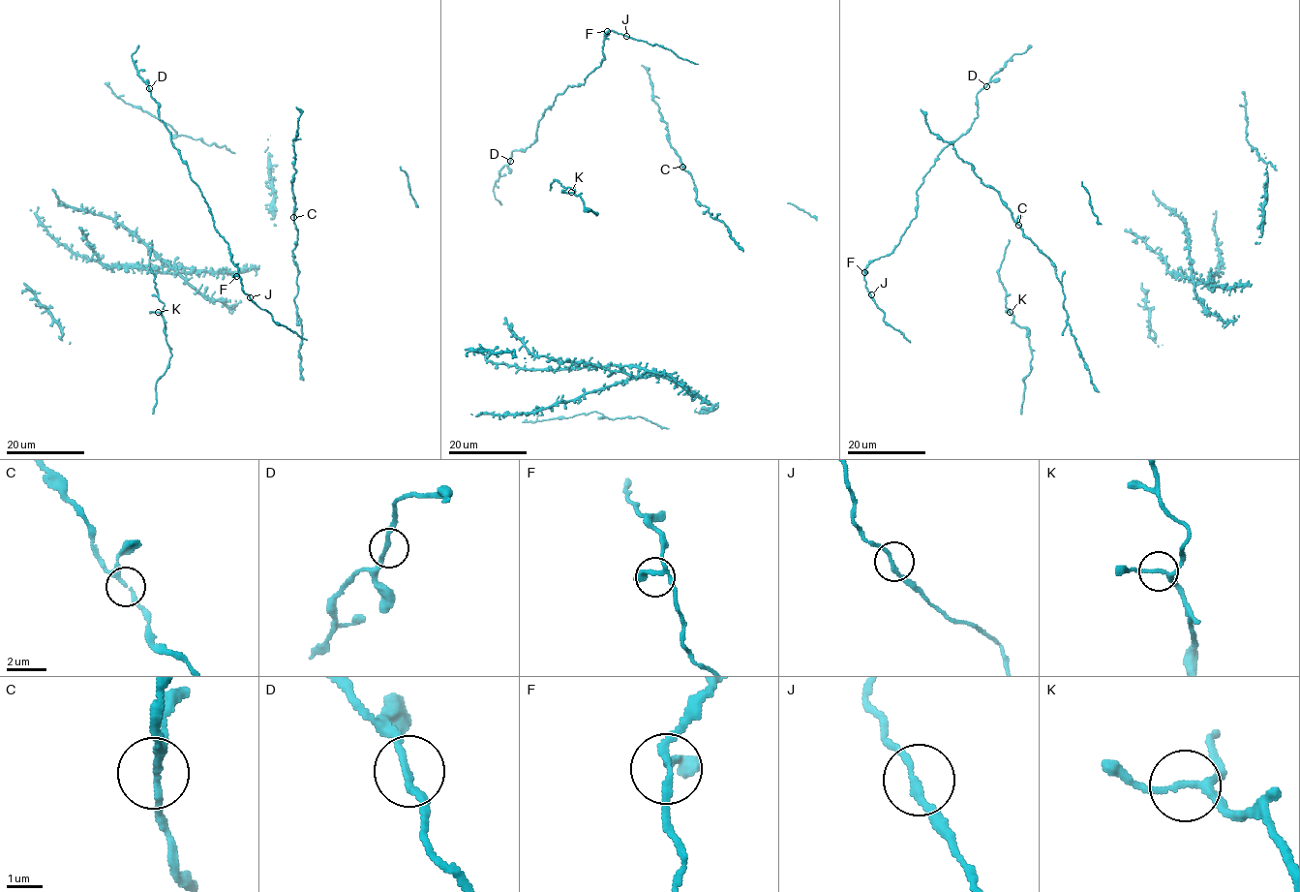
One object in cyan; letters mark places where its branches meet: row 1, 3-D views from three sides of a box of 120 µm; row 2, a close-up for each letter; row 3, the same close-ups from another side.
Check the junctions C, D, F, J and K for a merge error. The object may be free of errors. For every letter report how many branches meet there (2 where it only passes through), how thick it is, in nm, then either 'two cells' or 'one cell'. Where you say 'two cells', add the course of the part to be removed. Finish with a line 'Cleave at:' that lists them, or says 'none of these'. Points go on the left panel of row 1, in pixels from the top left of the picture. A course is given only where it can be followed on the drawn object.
C: branches 3; calibre 170 nm; one cell
D: branches 2; calibre 170 nm; one cell
F: branches 3; calibre 180 nm; one cell
J: branches 2; calibre 180 nm; one cell
K: branches 3; calibre 150 nm; one cell
Cleave at: none of these

